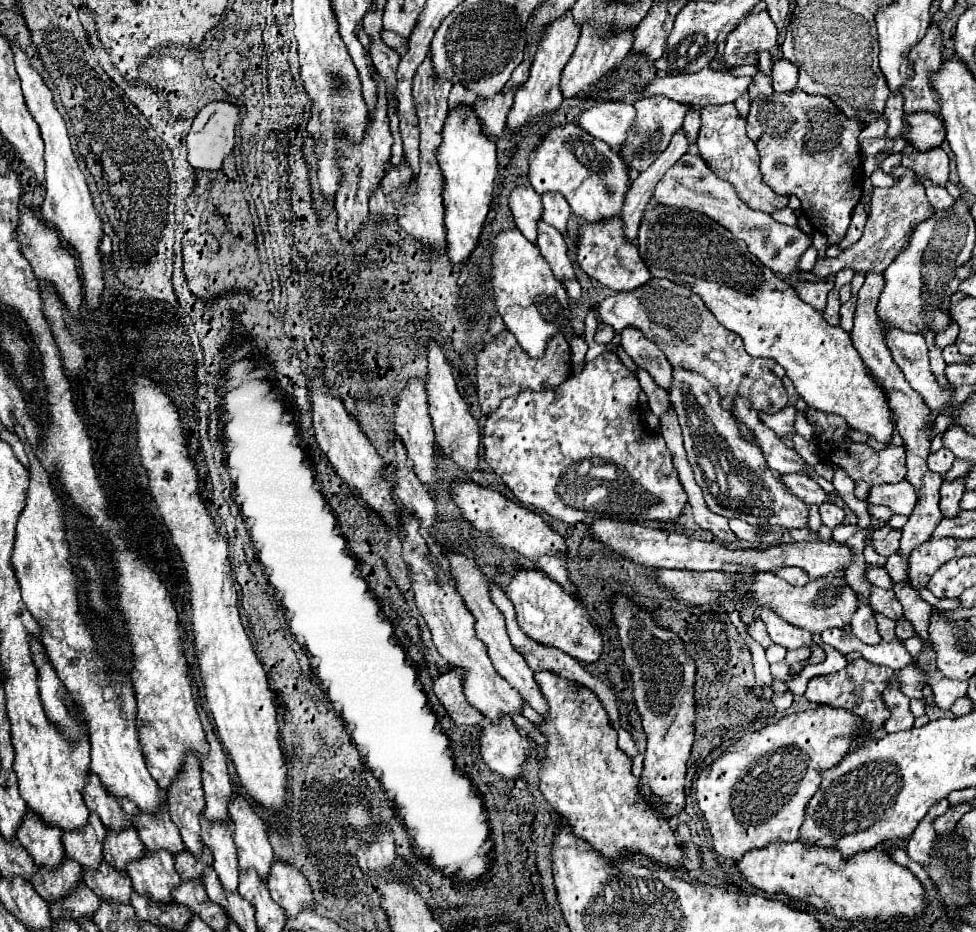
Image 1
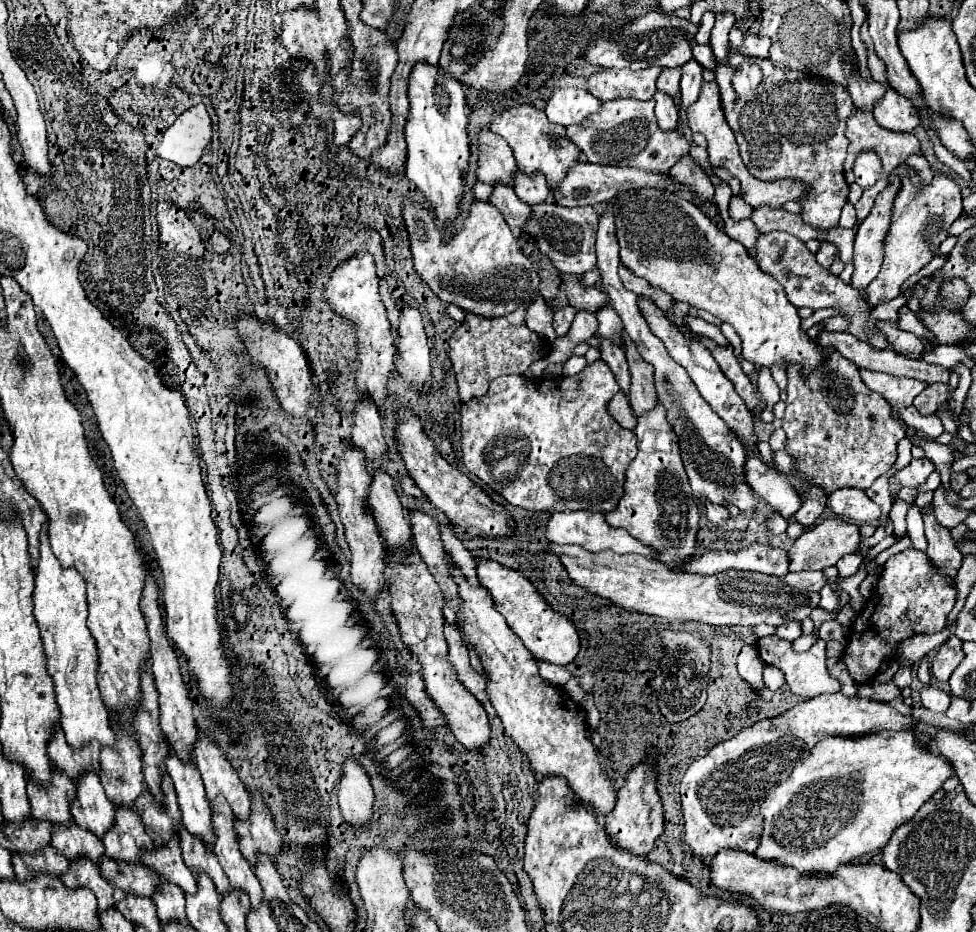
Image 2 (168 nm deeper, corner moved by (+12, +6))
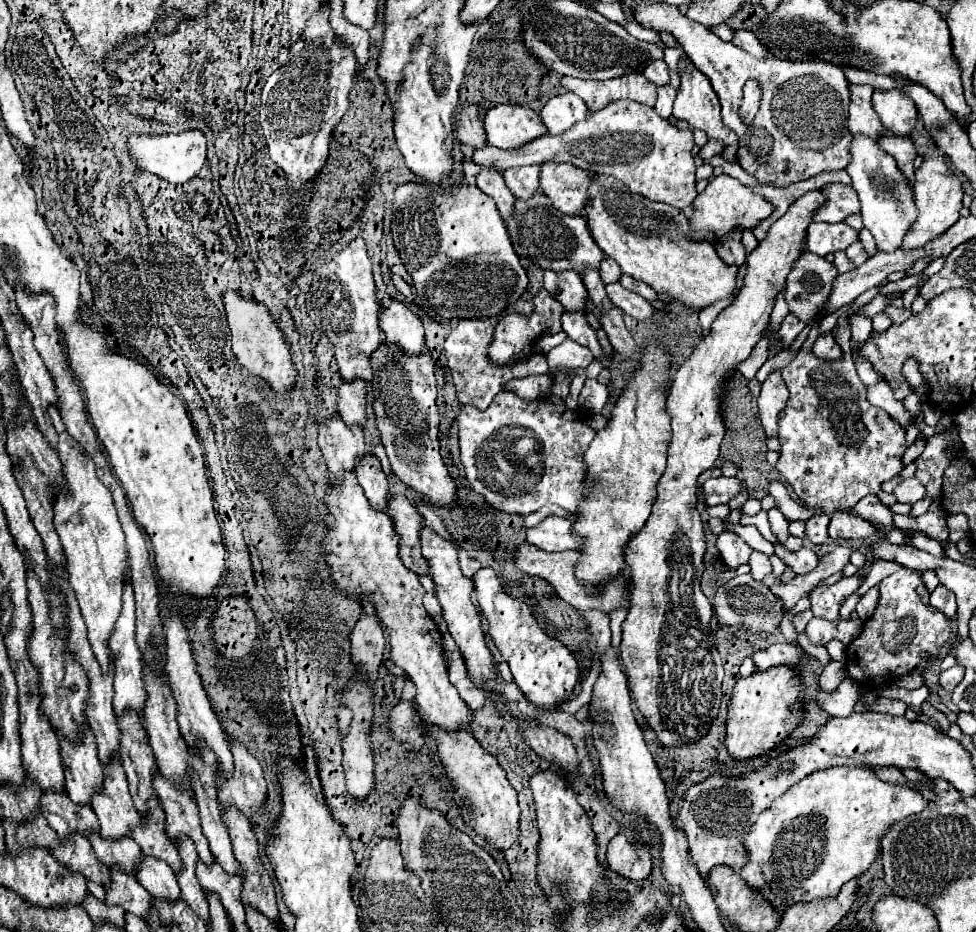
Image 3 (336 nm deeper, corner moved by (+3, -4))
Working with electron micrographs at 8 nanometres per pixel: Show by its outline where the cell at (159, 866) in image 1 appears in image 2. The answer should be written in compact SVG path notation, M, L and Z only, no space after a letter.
M115 808L115 824L107 830L107 836L103 836L103 846L105 854L115 860L137 862L139 852L143 848L151 850L153 842L137 812L131 812L129 808Z

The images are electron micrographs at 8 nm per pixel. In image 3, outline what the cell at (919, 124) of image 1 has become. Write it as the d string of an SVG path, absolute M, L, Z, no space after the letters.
M874 90L872 104L886 130L894 132L896 136L912 136L918 114L914 102L908 100L900 90Z

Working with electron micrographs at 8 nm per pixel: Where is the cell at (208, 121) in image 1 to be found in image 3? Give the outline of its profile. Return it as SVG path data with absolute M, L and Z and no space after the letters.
M186 130L180 134L166 134L166 136L146 136L134 134L128 140L130 154L138 162L140 170L158 174L172 184L182 184L192 180L206 162L206 134L202 130Z

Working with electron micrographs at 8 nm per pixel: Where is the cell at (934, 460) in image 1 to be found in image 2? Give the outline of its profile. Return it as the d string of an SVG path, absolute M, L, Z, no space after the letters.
M929 458L911 460L909 466L905 466L903 470L895 472L889 478L889 490L891 490L891 494L895 494L897 490L901 490L905 486L919 486L919 484L923 484L933 470L935 468L933 468L933 464L931 464Z

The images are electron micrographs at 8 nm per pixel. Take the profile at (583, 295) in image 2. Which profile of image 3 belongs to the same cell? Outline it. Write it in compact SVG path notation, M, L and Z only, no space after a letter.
M544 270L544 288L562 302L566 310L584 312L588 302L588 290L580 278L580 274L568 270L564 274L556 274L552 270Z

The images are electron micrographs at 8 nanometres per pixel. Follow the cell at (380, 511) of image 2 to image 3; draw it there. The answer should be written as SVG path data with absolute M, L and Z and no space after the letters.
M368 452L364 460L356 462L356 476L372 508L386 512L388 498L390 498L390 486L388 486L386 474L382 472L380 460Z

